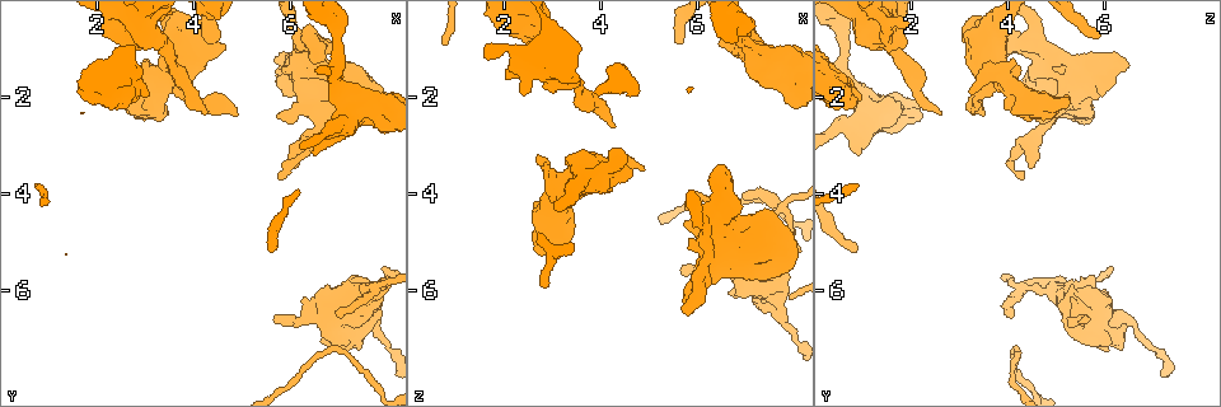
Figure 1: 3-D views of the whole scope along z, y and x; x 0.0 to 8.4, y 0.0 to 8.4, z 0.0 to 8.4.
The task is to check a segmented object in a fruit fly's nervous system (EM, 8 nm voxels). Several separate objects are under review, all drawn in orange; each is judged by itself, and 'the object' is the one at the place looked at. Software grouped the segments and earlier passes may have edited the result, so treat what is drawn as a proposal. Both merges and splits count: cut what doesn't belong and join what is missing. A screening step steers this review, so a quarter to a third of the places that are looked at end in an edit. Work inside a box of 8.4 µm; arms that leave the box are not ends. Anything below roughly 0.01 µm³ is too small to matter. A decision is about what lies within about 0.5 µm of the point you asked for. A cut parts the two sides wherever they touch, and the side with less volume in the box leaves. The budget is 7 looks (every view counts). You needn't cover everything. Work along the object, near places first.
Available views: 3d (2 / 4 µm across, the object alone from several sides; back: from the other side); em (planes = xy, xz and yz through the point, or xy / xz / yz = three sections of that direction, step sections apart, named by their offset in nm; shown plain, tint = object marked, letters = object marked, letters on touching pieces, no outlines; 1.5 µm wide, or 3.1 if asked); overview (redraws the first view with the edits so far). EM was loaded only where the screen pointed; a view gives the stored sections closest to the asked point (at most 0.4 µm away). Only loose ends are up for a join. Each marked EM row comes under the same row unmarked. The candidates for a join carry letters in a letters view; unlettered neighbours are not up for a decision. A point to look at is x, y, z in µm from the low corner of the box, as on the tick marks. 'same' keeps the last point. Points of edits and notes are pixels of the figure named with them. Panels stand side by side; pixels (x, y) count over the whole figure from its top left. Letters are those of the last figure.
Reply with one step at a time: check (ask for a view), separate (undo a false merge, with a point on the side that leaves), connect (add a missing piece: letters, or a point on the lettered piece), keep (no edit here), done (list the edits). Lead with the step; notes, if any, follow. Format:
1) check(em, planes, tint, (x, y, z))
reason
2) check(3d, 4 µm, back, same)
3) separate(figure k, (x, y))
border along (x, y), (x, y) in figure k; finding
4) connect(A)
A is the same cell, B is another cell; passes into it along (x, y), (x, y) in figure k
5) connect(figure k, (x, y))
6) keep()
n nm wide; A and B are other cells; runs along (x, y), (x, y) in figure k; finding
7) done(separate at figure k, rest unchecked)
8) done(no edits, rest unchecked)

check(em, planes, letters, (7.40, 7.20, 6.30))
an open end

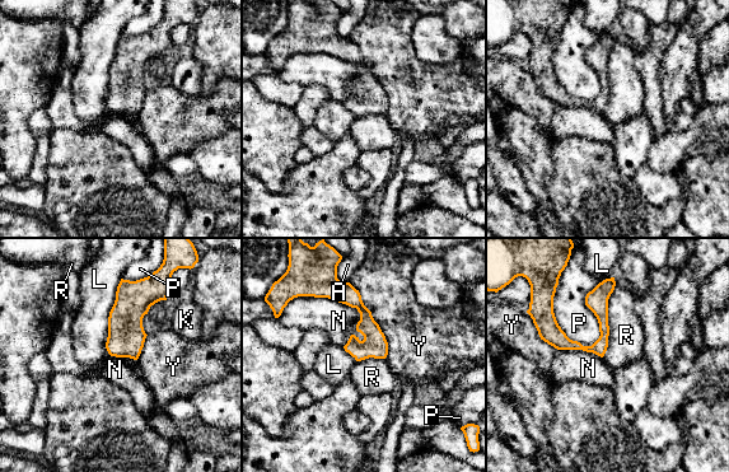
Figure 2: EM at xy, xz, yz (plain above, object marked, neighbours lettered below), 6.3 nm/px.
keep()
A, K, L, N, P, R and Y are other cells; border along (302, 295), (354, 307), (360, 332) in figure 2; no lettered piece goes on from it

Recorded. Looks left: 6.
check(3d, 2 µm, back, (4.25, 2.40, 2.60))
free end

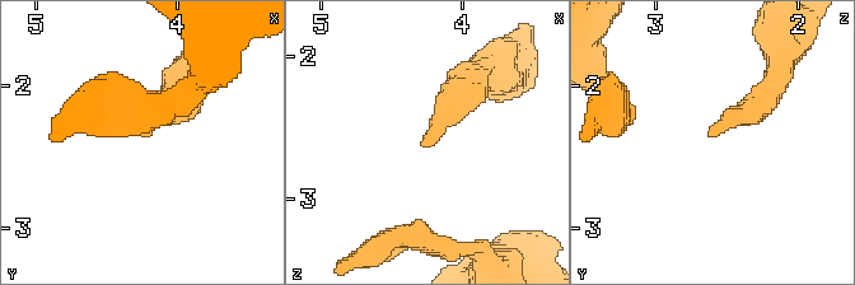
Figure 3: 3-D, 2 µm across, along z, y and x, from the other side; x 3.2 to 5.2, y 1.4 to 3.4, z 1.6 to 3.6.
check(em, xy, step 4, letters, (4.24, 2.38, 2.62))

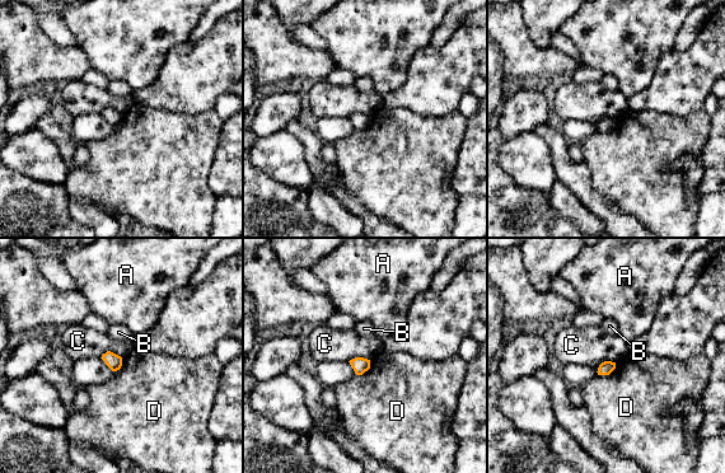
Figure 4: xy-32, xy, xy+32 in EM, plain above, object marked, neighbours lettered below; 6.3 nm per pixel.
keep()
D touches over 150 nm; A, B, C and D are other cells; border along (616, 363), (608, 374), (598, 375) in figure 4; none of them fits

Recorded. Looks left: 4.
check(3d, 2 µm, (5.95, 1.60, 5.90))
abrupt turn

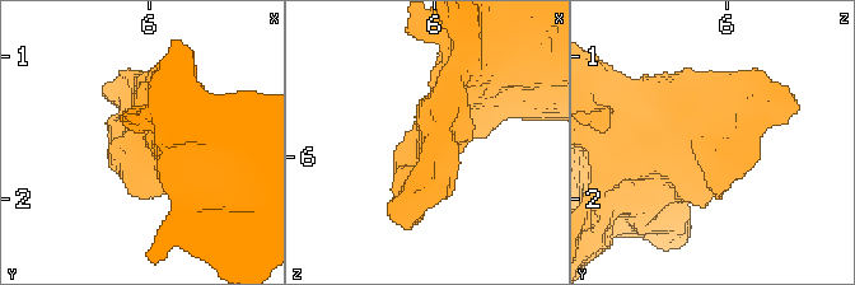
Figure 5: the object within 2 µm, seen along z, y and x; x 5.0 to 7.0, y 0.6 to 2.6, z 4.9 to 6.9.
check(em, yz, step 8, tint, (5.96, 1.62, 5.88))

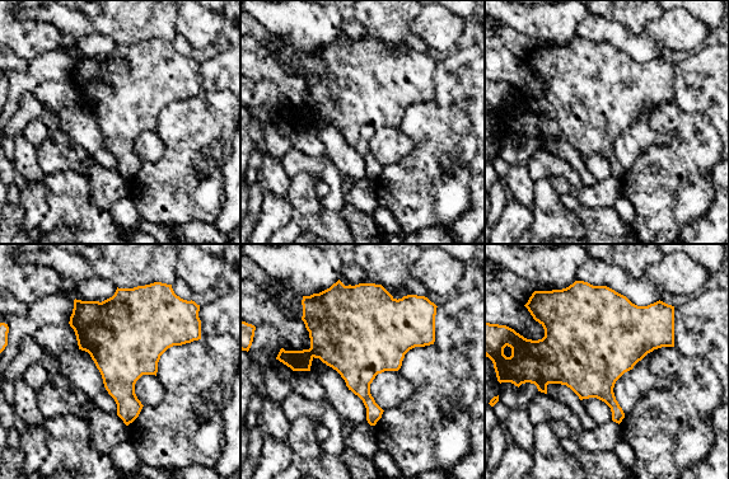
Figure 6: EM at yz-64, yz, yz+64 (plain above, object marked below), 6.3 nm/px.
check(em, planes, letters, same)
another direction

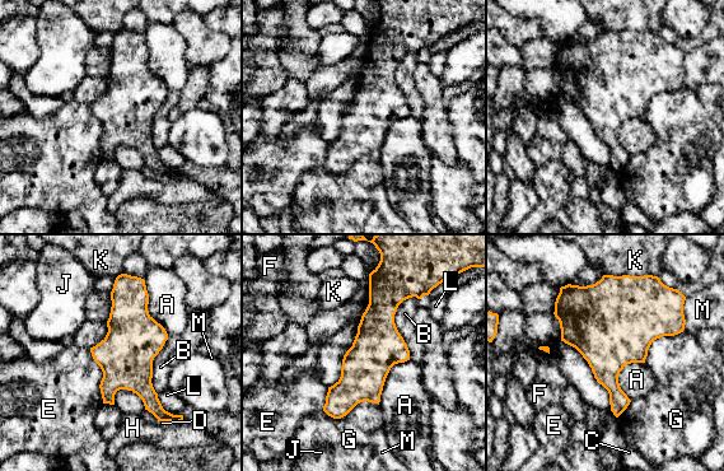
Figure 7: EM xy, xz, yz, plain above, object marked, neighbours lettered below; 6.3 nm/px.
keep()
320 nm wide; A, B, C, D, E, F, G, H, J, K, L and M are other cells; all the same neuron

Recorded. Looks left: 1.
done(no edits, rest unchecked)

